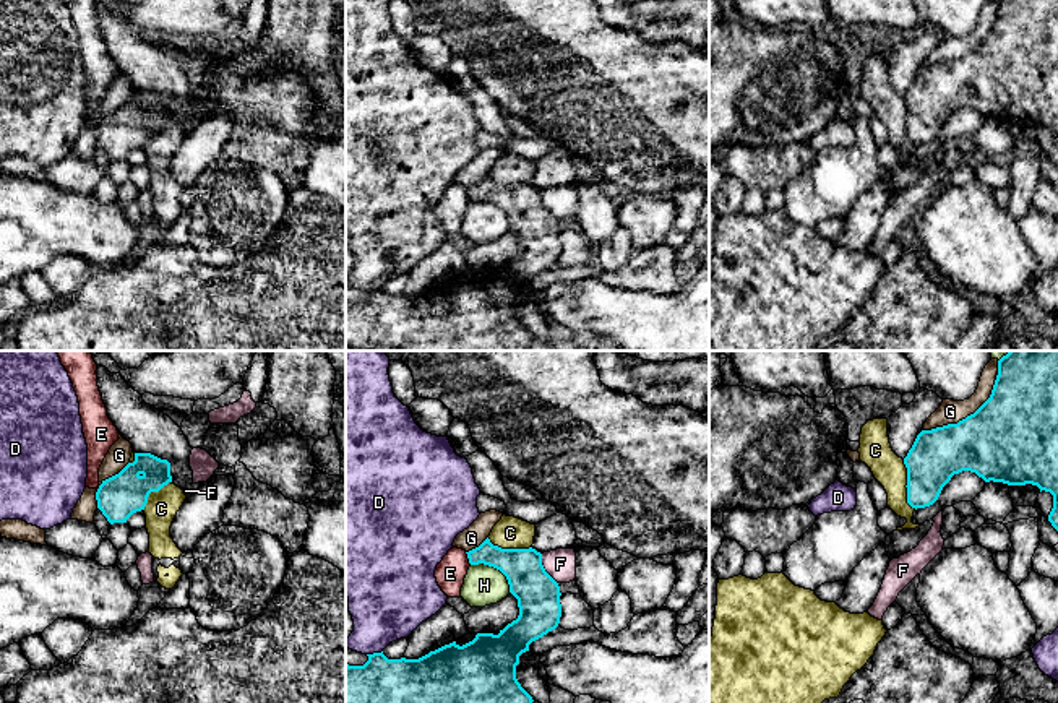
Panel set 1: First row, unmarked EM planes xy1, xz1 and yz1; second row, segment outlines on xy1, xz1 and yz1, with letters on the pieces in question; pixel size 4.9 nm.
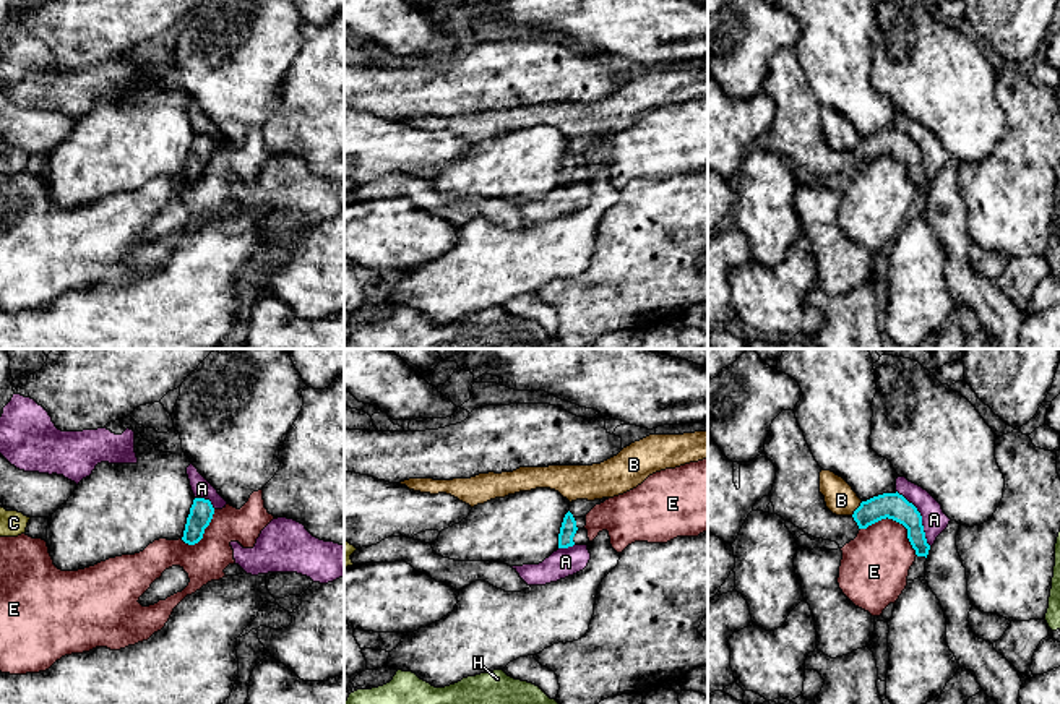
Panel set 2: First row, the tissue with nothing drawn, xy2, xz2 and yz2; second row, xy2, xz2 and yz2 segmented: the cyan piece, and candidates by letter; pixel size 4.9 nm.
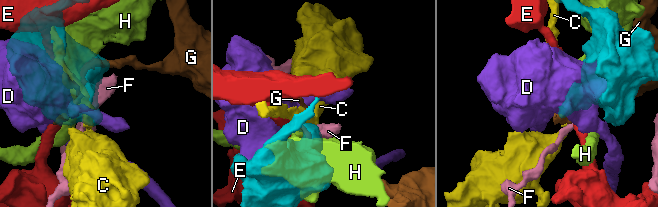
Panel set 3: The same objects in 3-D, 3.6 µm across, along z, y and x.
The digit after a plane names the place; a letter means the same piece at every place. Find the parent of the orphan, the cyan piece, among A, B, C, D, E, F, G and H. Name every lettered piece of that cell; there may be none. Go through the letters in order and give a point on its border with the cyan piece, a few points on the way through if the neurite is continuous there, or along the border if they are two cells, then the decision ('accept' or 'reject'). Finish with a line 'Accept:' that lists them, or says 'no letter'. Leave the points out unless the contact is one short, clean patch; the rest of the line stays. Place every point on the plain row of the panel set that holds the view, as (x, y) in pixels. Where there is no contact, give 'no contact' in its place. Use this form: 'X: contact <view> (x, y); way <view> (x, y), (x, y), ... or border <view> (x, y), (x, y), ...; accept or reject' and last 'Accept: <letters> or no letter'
A: contact yz2 (921, 154); border yz2 (896, 127), (919, 150), (924, 174), (930, 182); reject
B: contact yz2 (857, 145); border yz2 (862, 138), (851, 151); reject
C: contact yz1 (906, 122); border yz1 (903, 96), (906, 104), (906, 137), (916, 145); reject
D: contact xz1 (374, 289); reject
E: contact yz2 (896, 158); reject
F: contact xz1 (544, 205); border xz1 (541, 190), (544, 207), (557, 219); reject
G: contact yz1 (971, 51); reject
H: contact xz1 (495, 203); reject
Accept: no letter

